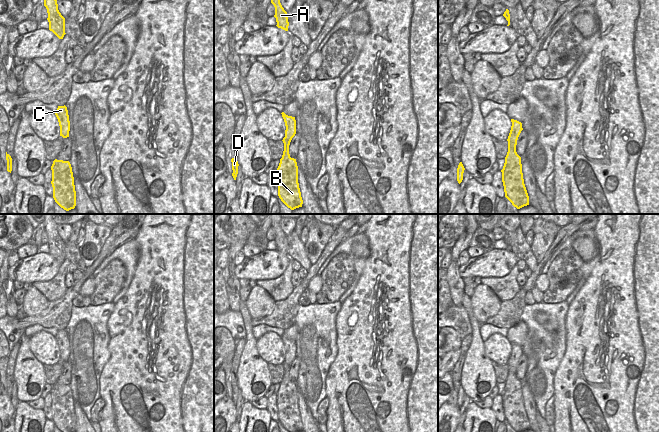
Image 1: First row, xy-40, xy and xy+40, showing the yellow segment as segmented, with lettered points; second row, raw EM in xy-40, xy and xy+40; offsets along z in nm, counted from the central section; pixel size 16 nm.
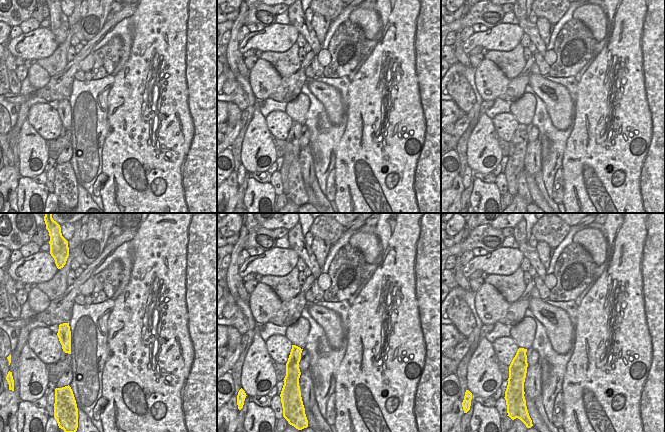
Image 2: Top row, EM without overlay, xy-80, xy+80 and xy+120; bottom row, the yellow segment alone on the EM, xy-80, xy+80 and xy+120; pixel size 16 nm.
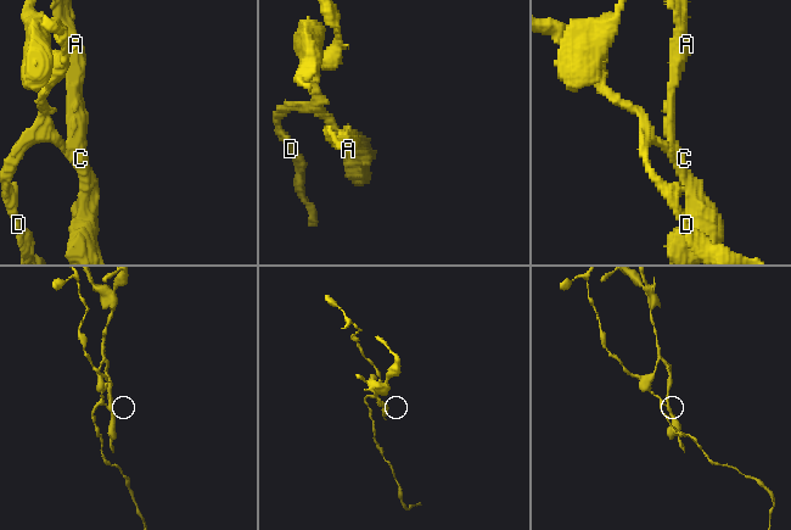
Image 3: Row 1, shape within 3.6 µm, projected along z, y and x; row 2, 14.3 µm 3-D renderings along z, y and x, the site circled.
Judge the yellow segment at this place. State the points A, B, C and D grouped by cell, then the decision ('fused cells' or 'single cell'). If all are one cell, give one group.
groups A C / B D; fused cells

